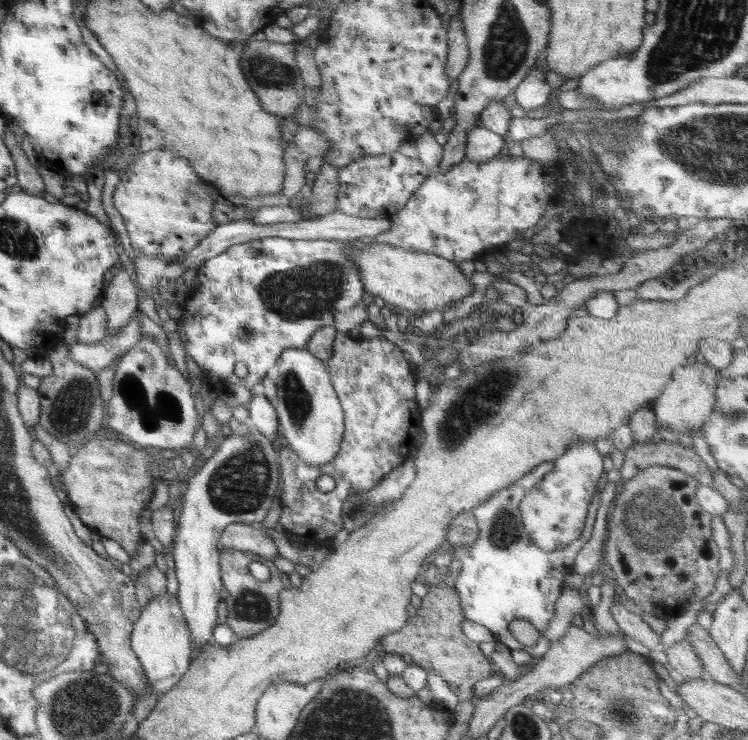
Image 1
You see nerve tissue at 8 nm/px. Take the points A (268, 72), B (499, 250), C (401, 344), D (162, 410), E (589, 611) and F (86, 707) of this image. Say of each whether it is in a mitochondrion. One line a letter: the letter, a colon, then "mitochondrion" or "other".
A: mitochondrion
B: other
C: other
D: mitochondrion
E: other
F: mitochondrion

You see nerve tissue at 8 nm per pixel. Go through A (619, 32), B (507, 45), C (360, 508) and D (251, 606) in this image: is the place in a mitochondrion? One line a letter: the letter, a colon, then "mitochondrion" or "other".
A: other
B: mitochondrion
C: mitochondrion
D: mitochondrion

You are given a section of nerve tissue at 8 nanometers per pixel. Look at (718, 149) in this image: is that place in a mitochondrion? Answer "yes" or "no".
yes

